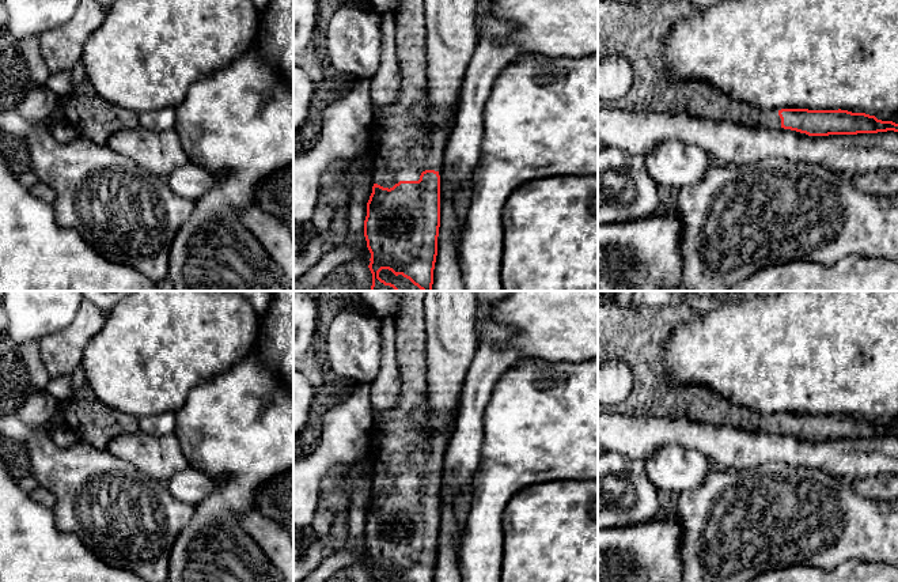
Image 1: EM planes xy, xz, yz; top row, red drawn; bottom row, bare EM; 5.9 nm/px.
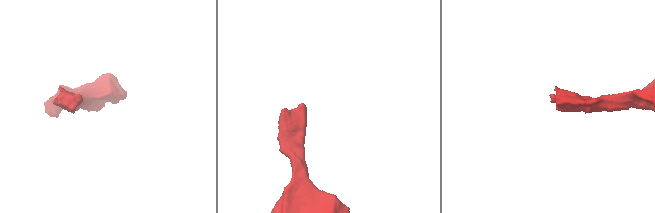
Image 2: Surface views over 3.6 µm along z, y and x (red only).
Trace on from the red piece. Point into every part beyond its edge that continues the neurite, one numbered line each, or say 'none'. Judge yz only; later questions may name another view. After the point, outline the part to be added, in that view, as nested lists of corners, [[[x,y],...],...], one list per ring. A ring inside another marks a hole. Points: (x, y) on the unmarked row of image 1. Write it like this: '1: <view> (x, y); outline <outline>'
1: yz (636, 336); outline [[[598,291],[598,367],[607,360],[622,360],[634,377],[626,405],[609,411],[660,419],[681,417],[754,434],[780,432],[777,415],[762,415],[731,404],[705,386],[671,388],[667,383],[663,345],[675,328],[694,321],[696,314],[685,305],[637,309],[630,301],[619,305],[614,291]]]

